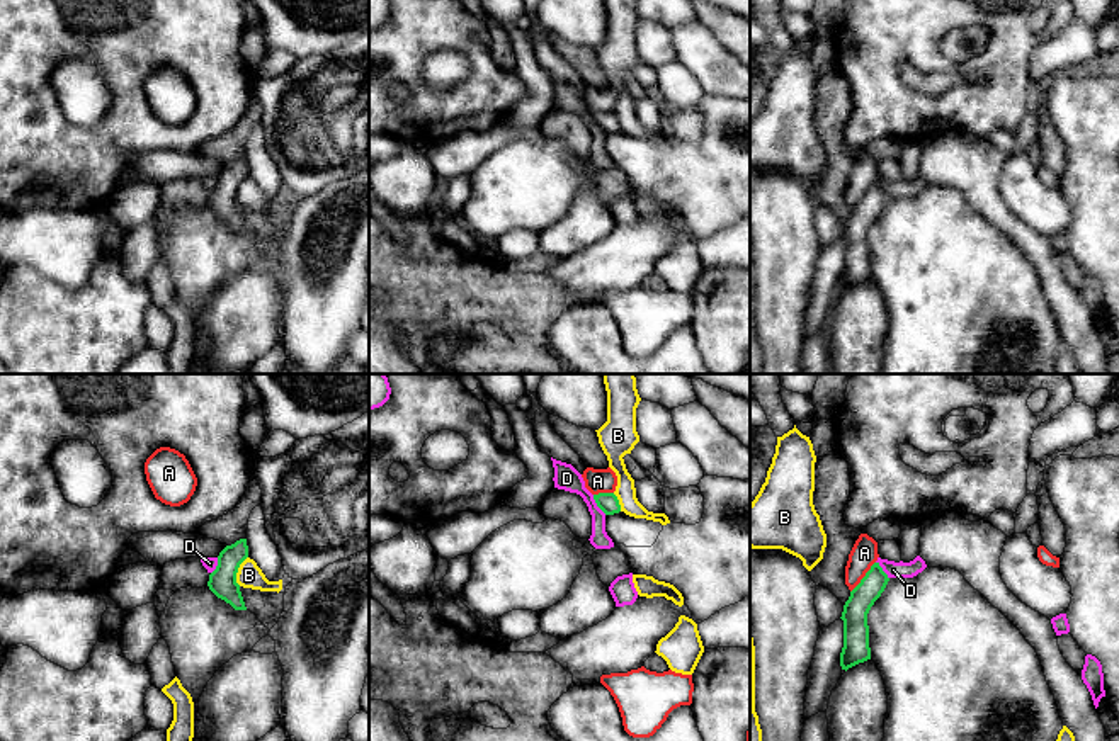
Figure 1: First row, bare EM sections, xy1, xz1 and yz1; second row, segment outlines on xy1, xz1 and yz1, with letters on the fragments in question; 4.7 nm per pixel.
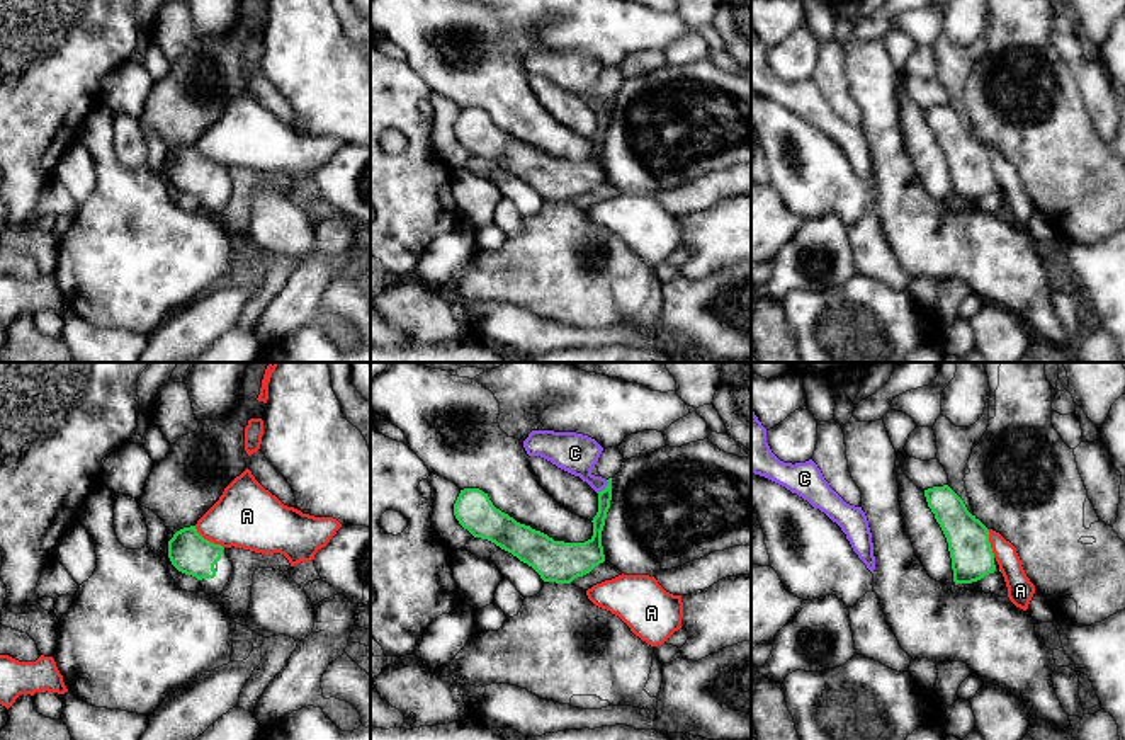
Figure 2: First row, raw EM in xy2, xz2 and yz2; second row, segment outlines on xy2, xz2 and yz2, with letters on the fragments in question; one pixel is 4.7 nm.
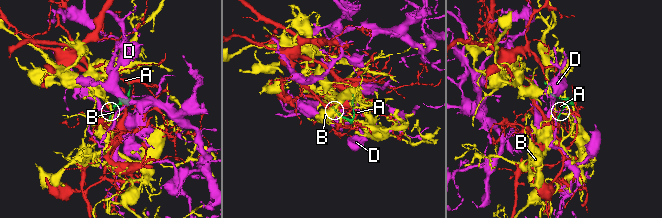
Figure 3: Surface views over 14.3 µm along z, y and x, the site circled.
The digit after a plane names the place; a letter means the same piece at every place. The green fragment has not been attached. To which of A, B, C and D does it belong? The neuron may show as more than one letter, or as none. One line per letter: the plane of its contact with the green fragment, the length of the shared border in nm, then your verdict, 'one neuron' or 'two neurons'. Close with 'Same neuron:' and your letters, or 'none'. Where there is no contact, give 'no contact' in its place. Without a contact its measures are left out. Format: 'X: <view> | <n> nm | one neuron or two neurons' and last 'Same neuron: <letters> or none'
A: xy2 | 180 nm | two neurons
B: xy1 | 150 nm | two neurons
C: xz2 | 80 nm | two neurons
D: xz1 | 120 nm | two neurons
Same neuron: none

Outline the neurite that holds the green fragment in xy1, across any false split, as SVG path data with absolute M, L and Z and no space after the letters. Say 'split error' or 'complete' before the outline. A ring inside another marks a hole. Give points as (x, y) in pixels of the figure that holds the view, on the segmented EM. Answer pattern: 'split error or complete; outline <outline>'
complete; outline M240 539L231 546L226 546L218 556L218 566L209 574L209 590L235 610L247 610L240 585L236 583L236 573L240 564L248 557L247 539Z

